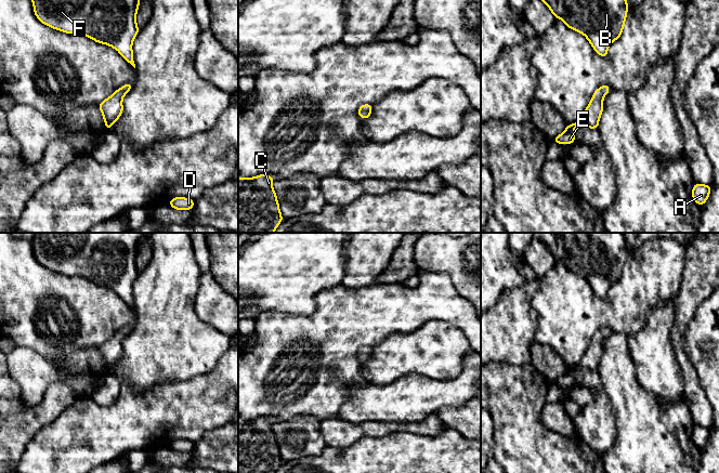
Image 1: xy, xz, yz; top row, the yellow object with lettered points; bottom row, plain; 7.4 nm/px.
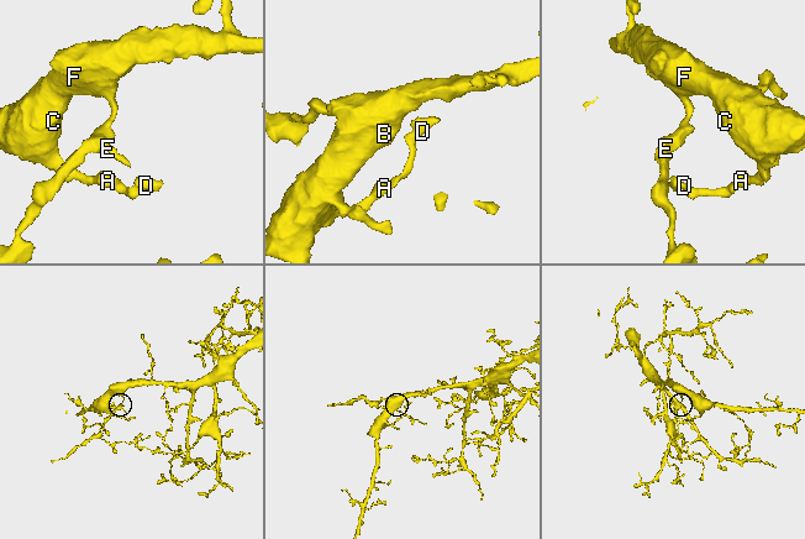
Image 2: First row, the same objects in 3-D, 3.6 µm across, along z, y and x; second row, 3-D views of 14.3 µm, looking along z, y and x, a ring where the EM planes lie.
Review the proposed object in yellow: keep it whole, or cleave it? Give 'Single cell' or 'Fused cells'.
Single cell

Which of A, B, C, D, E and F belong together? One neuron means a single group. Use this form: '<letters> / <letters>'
A B C D E F

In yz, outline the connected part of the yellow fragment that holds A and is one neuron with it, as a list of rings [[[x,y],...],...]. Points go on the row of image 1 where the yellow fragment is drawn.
[[[695,183],[692,189],[692,198],[698,206],[703,206],[711,192],[711,185]]]

